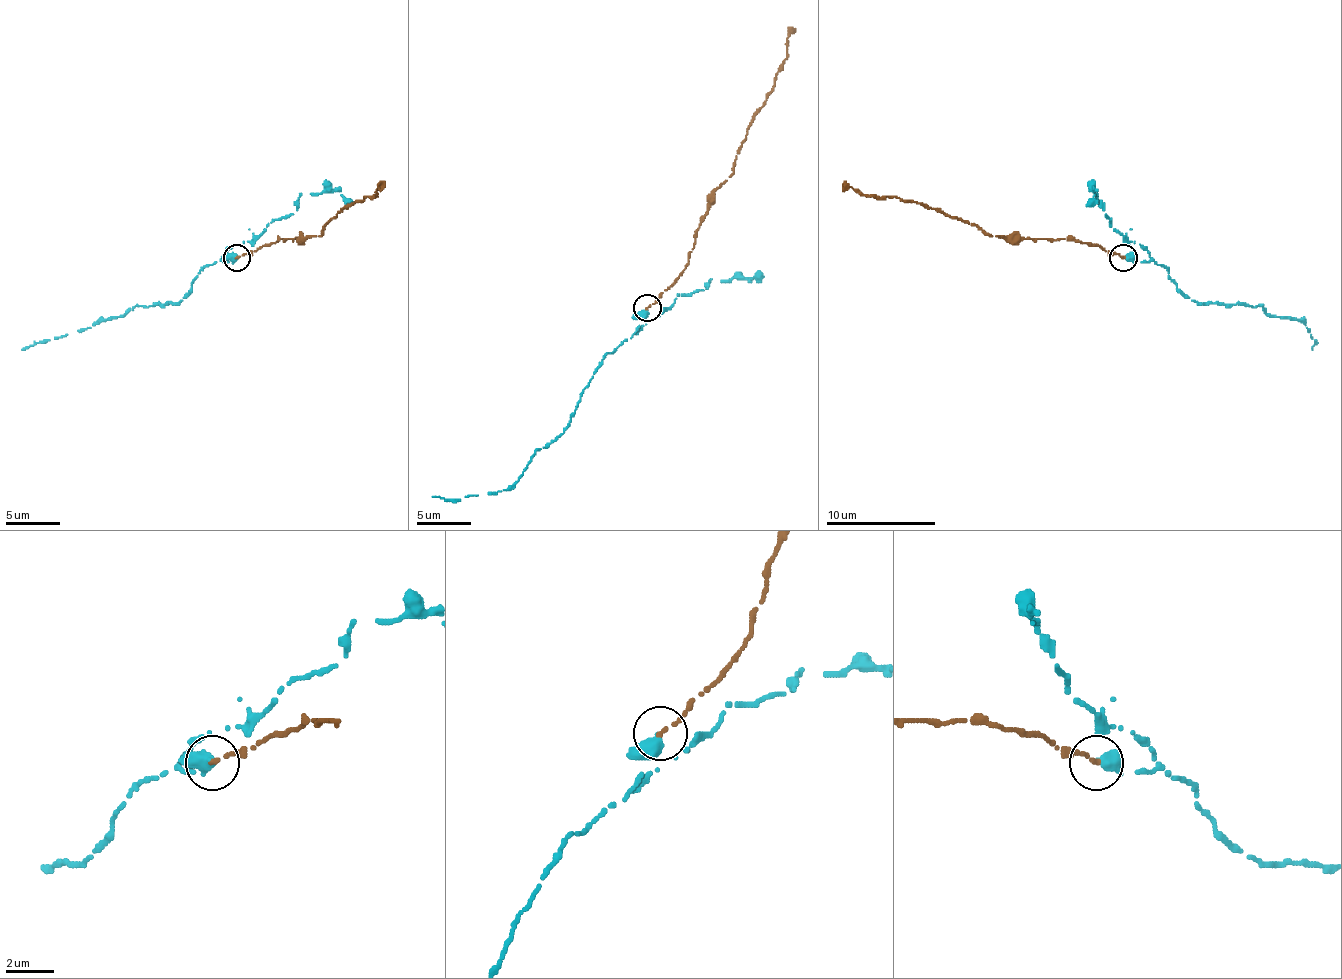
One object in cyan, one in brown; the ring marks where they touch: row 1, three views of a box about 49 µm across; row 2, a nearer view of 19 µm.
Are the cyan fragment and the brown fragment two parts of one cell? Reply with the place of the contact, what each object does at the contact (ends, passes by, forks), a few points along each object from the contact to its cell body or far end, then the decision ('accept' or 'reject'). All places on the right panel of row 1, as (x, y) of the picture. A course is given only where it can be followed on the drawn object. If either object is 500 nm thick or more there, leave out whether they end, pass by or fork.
(1123, 258) | cyan ends | brown ends | cyan via (1122, 256), (1161, 264), (1177, 288), (1196, 302), (1259, 305), (1267, 313), (1300, 319), (1314, 340), (1311, 349) | brown via (1122, 258), (1079, 239), (991, 236), (914, 201), (860, 195), (843, 182) | reject

